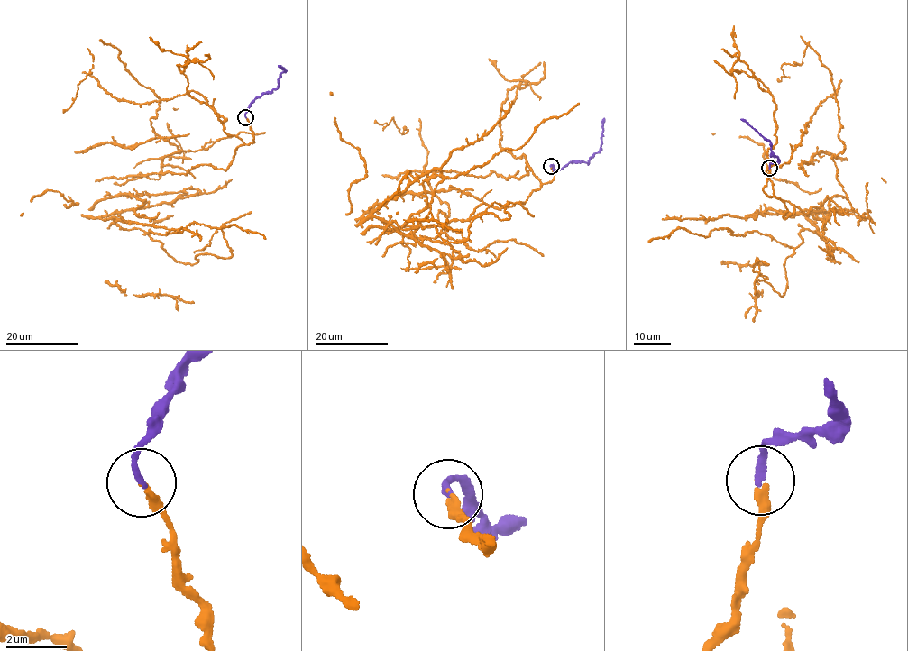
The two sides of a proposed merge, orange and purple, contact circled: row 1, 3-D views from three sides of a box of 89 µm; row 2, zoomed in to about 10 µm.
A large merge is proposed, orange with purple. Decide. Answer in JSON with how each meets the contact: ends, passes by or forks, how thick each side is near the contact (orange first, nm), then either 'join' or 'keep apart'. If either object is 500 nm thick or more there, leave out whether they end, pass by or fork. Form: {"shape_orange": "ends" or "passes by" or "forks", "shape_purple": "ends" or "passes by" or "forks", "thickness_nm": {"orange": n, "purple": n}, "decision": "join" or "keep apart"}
{"shape_orange": "ends", "shape_purple": "ends", "thickness_nm": {"orange": 200, "purple": 200}, "decision": "join"}

